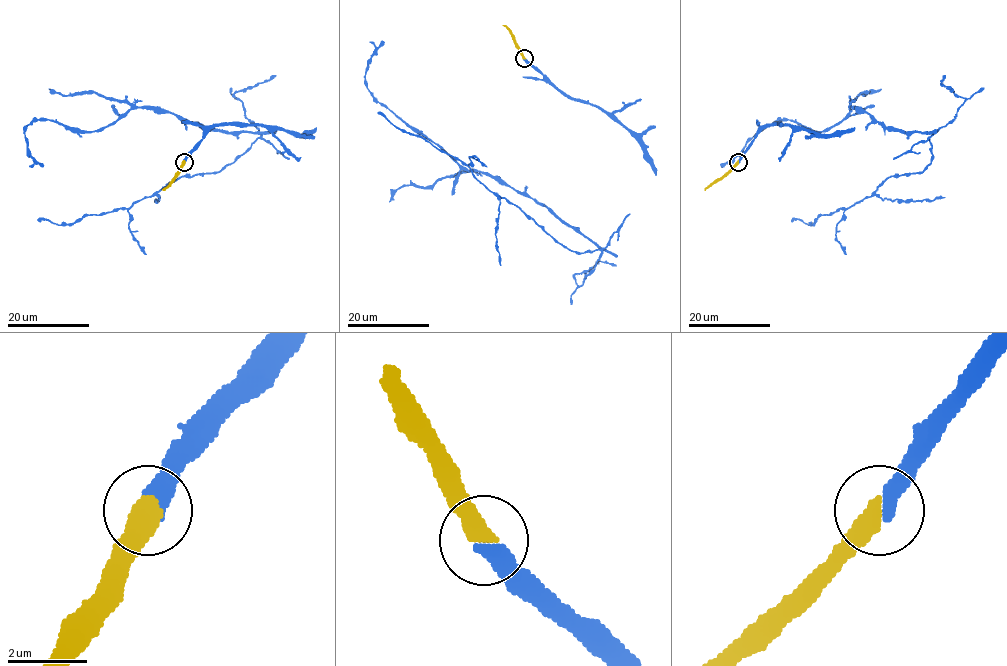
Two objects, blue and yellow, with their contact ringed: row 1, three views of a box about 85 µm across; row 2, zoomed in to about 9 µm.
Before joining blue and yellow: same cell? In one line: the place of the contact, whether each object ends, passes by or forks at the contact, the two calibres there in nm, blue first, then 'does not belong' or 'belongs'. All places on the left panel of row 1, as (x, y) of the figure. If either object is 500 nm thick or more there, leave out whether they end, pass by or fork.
place (184, 162); calibres 480 and 550 nm; belongs

